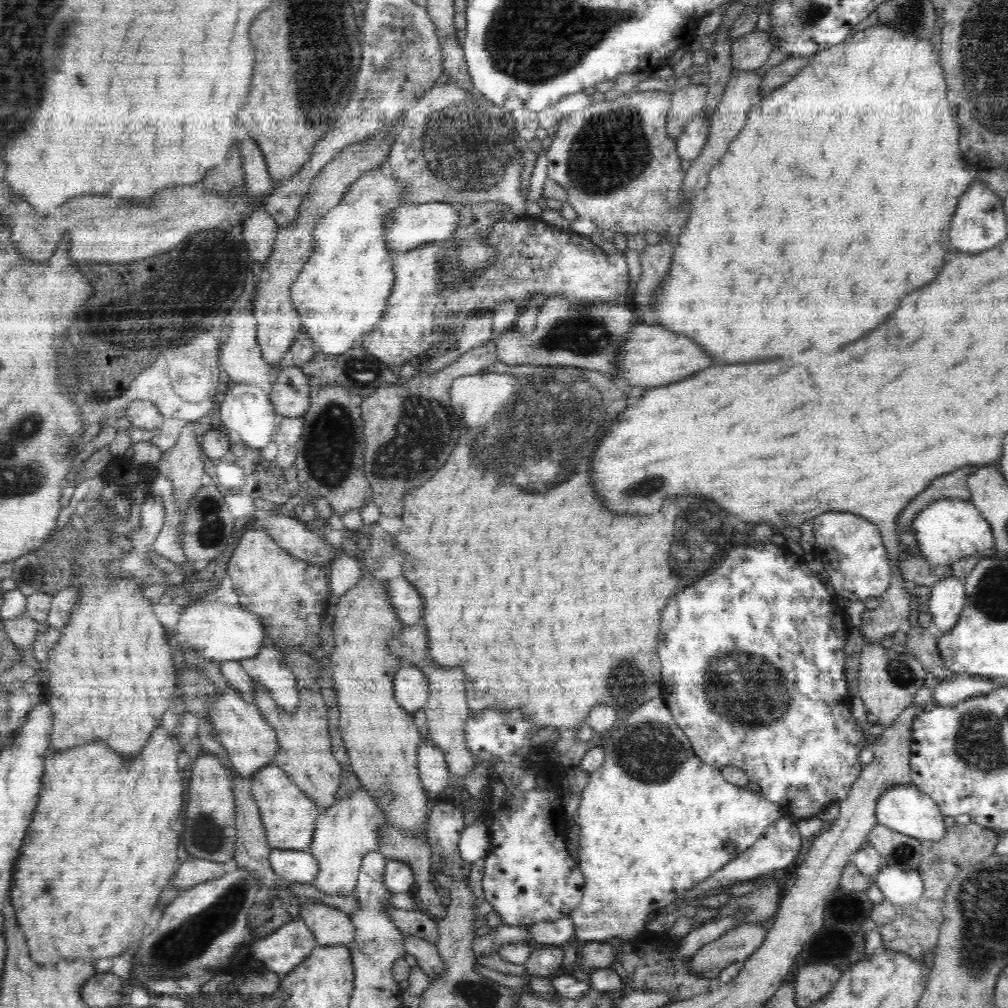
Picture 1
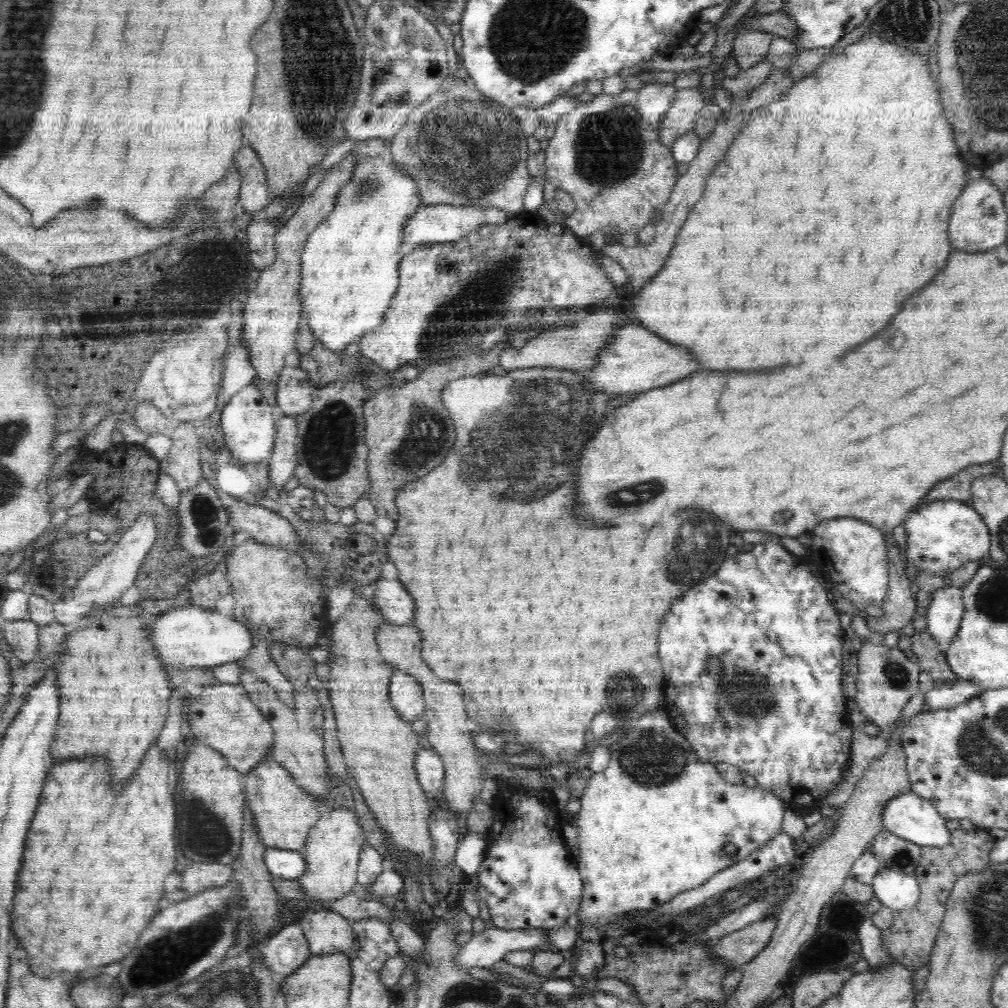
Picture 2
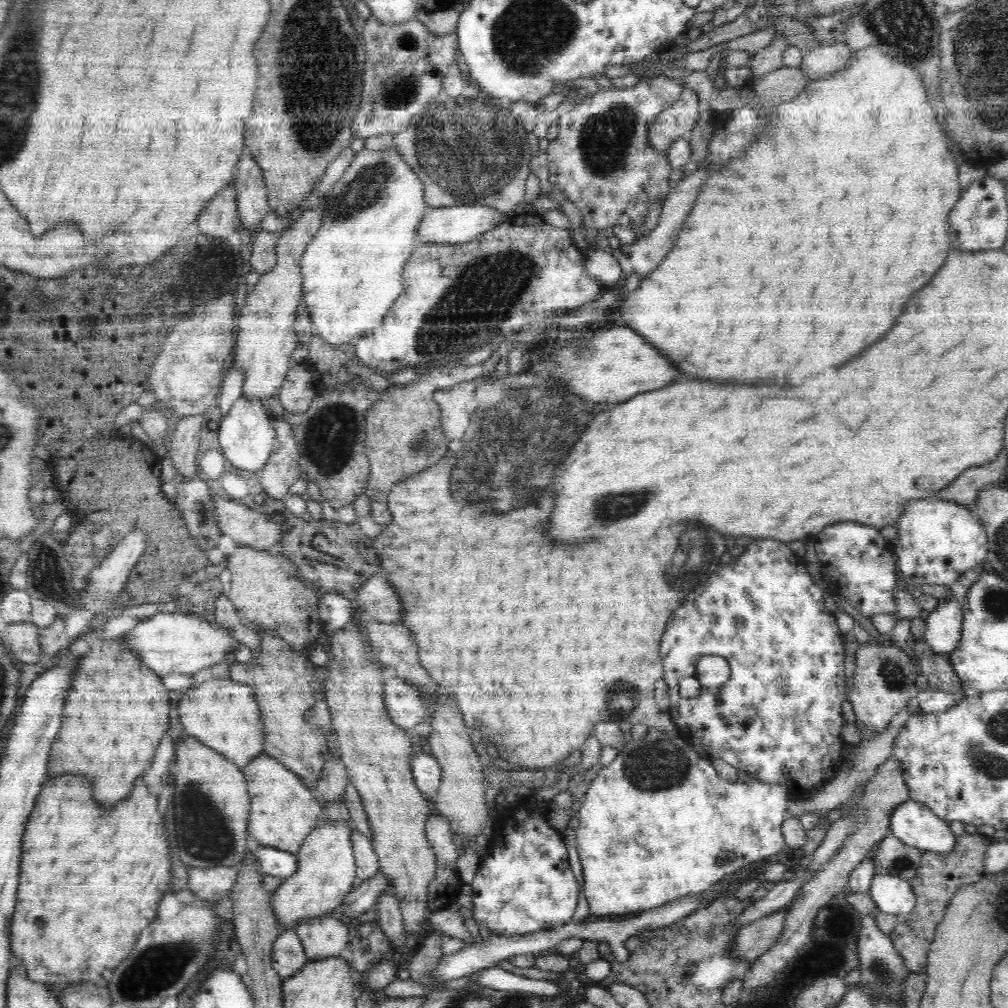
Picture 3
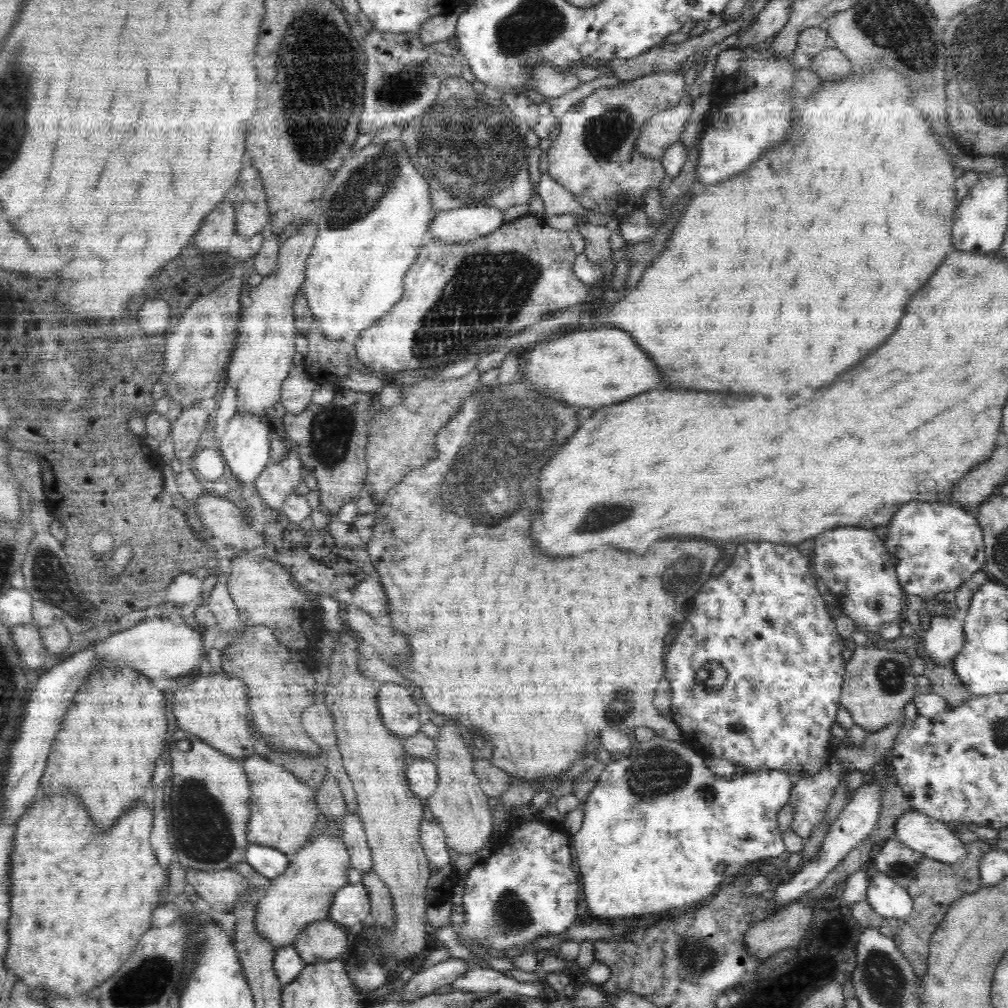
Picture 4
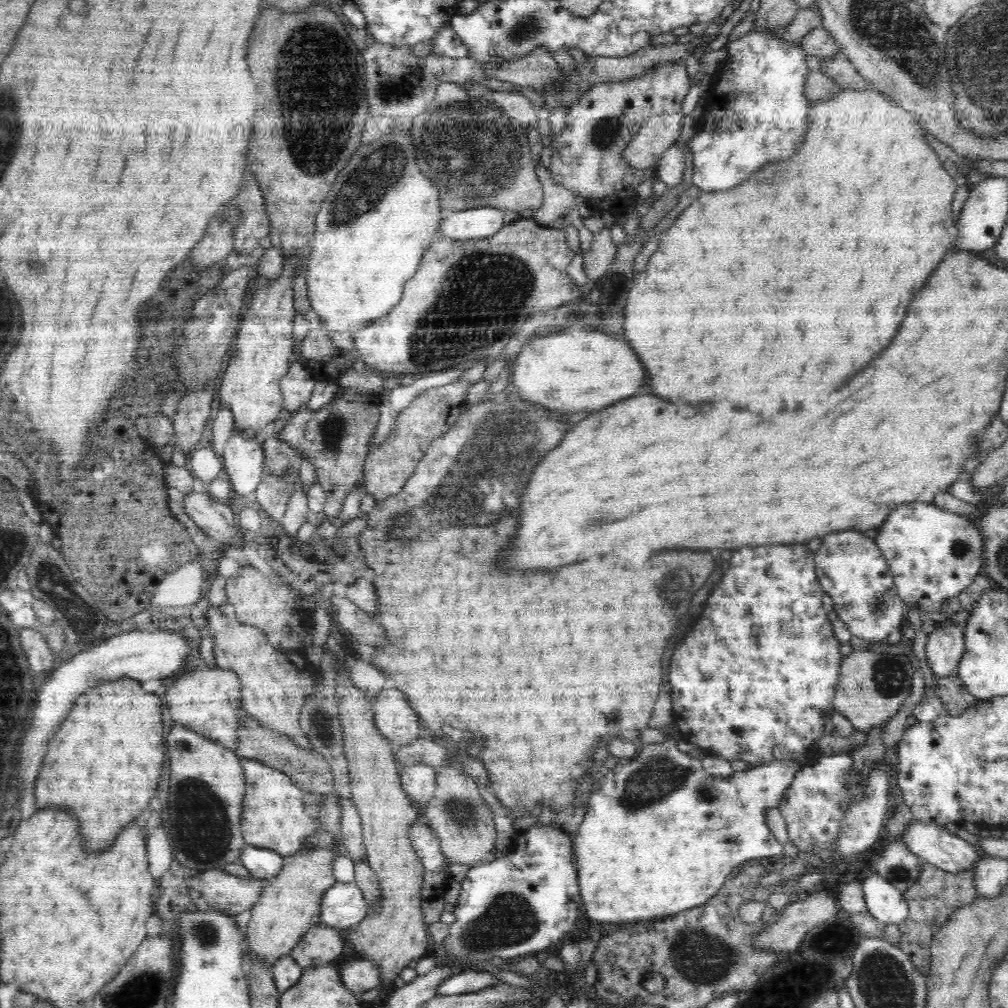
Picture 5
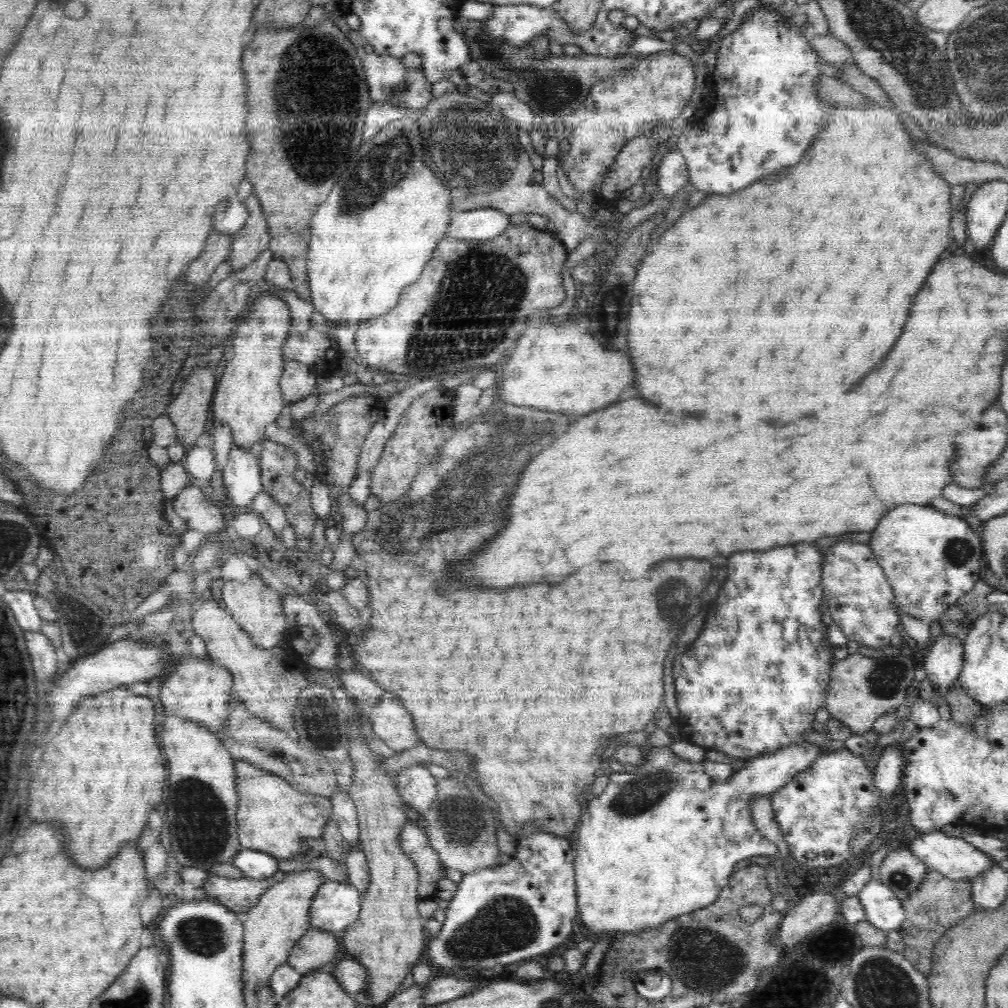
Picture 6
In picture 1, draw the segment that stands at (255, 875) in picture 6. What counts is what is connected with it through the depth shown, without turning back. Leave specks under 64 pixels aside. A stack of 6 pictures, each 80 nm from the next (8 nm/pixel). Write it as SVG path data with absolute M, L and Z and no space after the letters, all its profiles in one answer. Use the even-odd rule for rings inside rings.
M272 849L269 861L272 870L290 883L310 884L319 874L318 862L309 850Z

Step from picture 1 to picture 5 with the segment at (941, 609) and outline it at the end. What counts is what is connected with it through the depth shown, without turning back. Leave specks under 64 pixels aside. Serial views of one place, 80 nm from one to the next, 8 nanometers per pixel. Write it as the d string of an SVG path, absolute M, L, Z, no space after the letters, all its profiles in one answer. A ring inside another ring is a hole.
M953 622L948 624L938 623L932 634L928 635L929 639L925 646L928 668L932 670L937 678L944 676L957 675L958 662L962 660L965 651L965 636L958 624Z

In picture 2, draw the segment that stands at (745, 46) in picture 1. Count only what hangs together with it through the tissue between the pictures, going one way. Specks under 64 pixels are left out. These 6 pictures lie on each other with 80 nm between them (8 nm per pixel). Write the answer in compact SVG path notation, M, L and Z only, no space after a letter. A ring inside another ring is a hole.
M741 33L732 41L733 56L741 70L749 69L755 62L768 55L772 42L770 33Z

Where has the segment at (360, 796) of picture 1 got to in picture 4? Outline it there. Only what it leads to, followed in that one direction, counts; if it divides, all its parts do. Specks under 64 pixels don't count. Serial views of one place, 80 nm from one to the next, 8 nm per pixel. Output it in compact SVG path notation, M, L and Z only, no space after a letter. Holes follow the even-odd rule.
M312 836L300 850L290 856L286 872L272 879L272 885L261 892L254 915L256 930L276 950L295 944L295 940L311 922L325 920L335 892L346 884L350 853L341 837Z

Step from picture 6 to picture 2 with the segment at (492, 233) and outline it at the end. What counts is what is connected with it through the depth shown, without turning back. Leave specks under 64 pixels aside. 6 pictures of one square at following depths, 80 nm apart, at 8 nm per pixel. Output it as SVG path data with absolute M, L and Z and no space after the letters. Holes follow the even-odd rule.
M436 204L430 206L420 206L414 216L408 218L406 226L404 226L404 244L400 246L402 256L407 255L411 250L423 244L432 244L440 242L458 242L466 236L478 232L480 228L488 226L488 224L500 224L506 222L509 218L509 213L505 210L500 210L498 207L488 209L483 208L466 208L466 206L456 206L448 204Z

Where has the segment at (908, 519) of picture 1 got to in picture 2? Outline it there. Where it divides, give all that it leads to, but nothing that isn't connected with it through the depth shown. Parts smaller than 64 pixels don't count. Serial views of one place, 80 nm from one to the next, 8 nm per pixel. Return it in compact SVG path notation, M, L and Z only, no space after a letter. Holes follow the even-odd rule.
M1000 460L983 465L967 466L964 470L960 470L958 474L954 474L948 479L942 480L942 482L938 482L938 484L924 496L921 504L945 501L946 499L964 502L968 505L972 504L972 491L970 490L972 482L974 482L976 478L980 478L980 476L986 476L986 474L992 475L994 468L996 468L998 464L1000 464Z

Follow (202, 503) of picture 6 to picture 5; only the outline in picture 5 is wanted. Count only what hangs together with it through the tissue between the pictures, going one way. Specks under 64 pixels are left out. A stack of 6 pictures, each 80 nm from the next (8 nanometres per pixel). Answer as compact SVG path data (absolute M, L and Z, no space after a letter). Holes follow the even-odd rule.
M207 492L187 493L184 512L215 543L232 544L239 549L246 546L245 534L237 526L232 509L224 503L216 502Z

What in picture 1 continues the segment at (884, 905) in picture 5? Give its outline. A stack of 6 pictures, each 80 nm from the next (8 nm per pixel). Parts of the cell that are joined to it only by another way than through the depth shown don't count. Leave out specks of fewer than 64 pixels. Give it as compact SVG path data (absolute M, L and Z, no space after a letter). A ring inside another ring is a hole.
M883 866L875 876L876 886L886 900L898 909L916 902L924 892L924 884L917 869L904 870L898 866Z

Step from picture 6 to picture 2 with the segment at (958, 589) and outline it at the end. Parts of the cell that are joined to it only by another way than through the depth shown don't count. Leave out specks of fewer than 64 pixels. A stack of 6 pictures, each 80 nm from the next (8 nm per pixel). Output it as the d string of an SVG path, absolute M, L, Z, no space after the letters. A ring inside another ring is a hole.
M948 499L926 502L913 509L903 521L906 534L905 566L912 566L917 572L946 576L964 564L989 554L991 539L988 527L972 504Z

